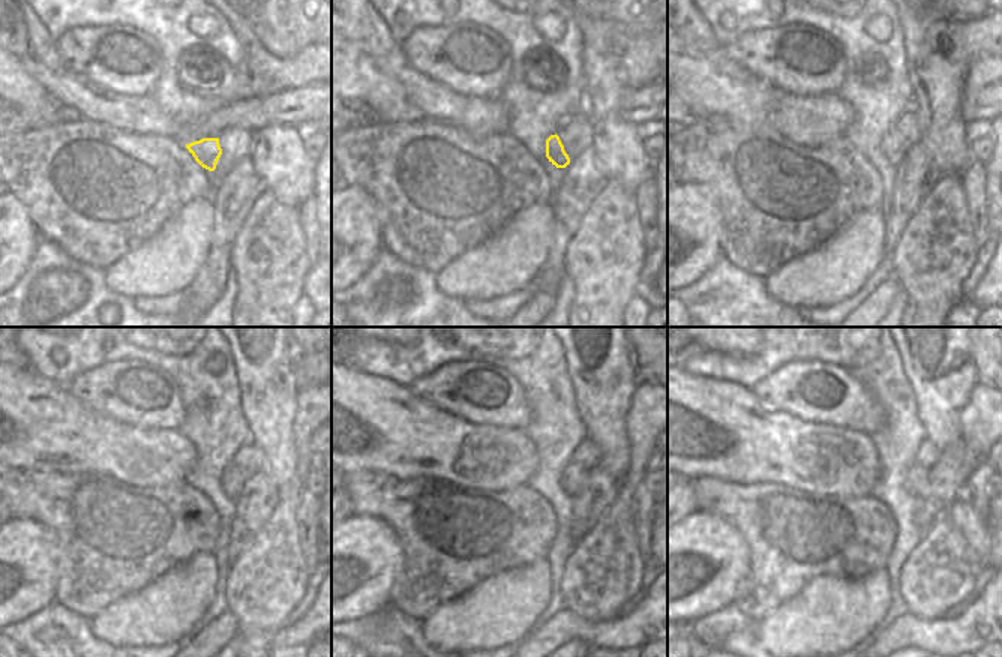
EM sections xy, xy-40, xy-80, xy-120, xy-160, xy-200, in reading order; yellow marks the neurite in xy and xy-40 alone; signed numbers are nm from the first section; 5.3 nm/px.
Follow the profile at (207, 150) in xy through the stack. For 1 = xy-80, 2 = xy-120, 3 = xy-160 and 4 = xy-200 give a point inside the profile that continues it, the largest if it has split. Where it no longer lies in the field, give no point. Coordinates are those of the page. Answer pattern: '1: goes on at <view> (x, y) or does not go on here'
1: goes on at xy-80 (894, 152)
2: goes on at xy-120 (234, 477)
3: goes on at xy-160 (573, 477)
4: goes on at xy-200 (917, 480)

